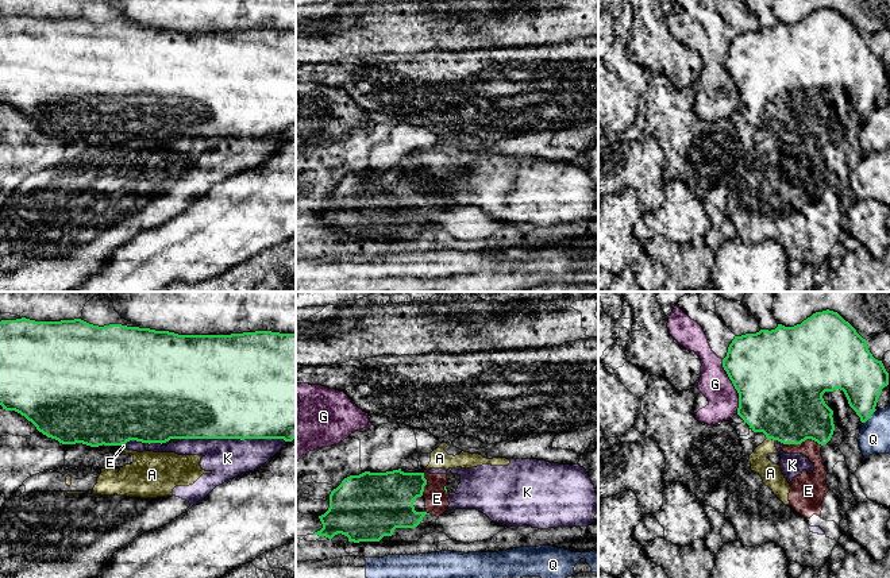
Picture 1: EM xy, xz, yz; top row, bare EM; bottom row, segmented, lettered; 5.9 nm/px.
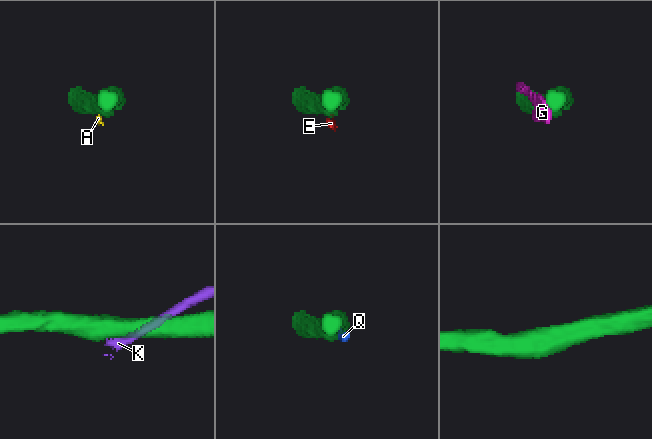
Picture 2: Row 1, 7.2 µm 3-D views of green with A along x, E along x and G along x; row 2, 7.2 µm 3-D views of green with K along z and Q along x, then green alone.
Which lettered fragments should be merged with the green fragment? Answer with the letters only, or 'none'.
none

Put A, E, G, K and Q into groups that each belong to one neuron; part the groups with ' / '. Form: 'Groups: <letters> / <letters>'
Groups: A E K / G / Q

